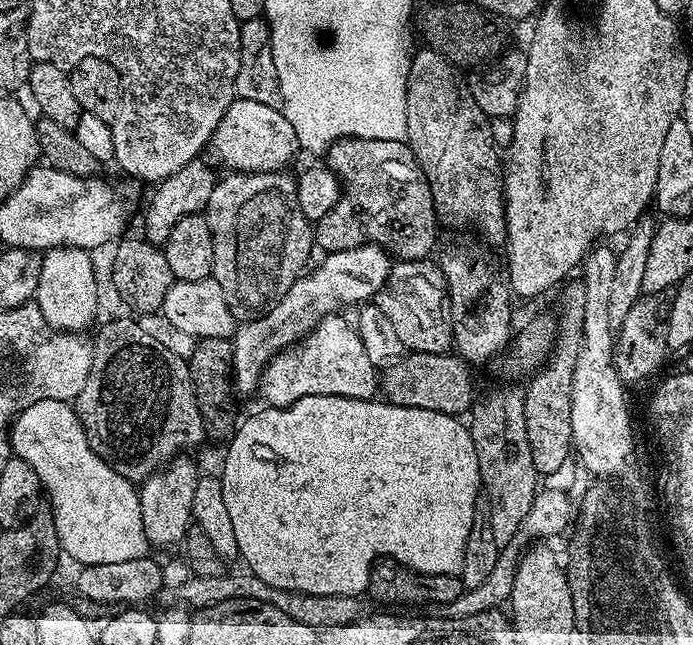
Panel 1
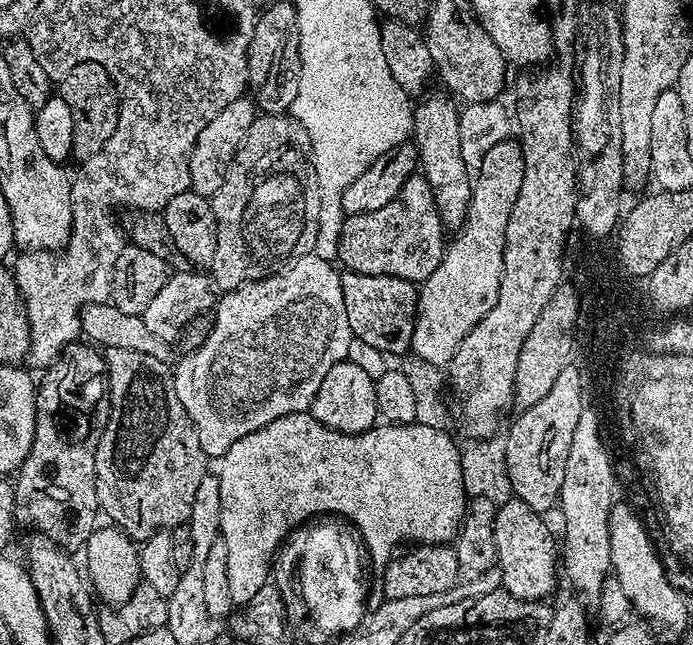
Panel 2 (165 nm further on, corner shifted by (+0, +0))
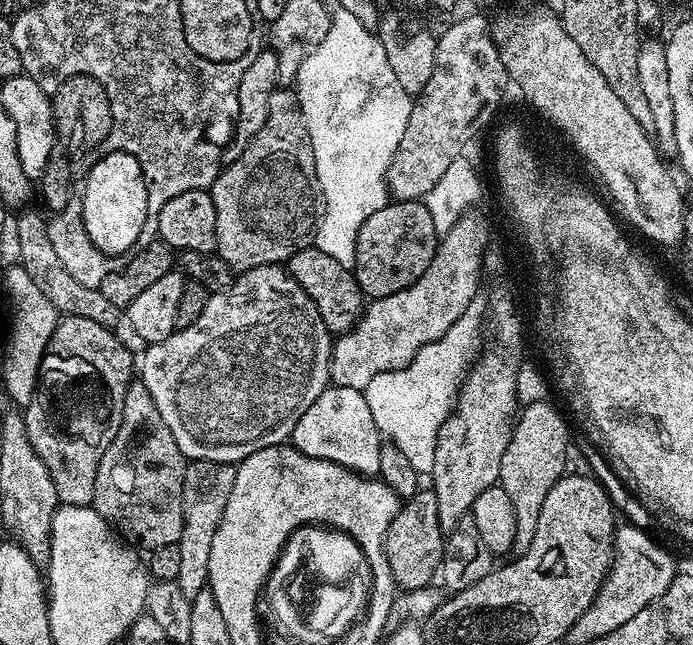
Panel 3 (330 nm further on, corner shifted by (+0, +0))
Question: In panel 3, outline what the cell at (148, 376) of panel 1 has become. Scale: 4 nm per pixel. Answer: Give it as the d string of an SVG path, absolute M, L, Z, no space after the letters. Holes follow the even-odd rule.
M134 382L126 390L118 434L102 454L91 507L129 545L151 550L179 544L182 538L182 482L186 461L178 442L162 422L146 386Z

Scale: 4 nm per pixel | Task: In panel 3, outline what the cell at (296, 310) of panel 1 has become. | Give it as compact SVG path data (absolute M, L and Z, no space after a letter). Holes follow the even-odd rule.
M267 264L239 273L229 288L211 293L206 302L206 310L198 314L198 319L191 326L177 328L170 334L170 338L147 345L138 360L138 380L146 386L150 398L154 398L154 406L162 422L170 430L174 442L178 442L178 450L182 450L185 461L209 460L236 464L258 450L283 444L291 437L294 426L298 426L298 418L302 418L302 414L310 410L310 402L314 402L314 398L318 398L318 394L322 394L322 390L329 387L328 363L332 357L333 339L333 333L329 332L326 322L322 322L322 314L318 314L318 306L314 306L306 290L302 290L302 286L298 286L295 278L288 275L281 265Z

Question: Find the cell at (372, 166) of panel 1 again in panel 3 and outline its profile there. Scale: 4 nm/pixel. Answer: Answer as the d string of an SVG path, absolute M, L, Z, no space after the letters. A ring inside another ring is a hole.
M423 200L389 202L382 210L370 214L358 230L354 275L360 291L372 300L381 300L398 290L406 290L426 274L426 266L436 253L438 234L430 210Z

